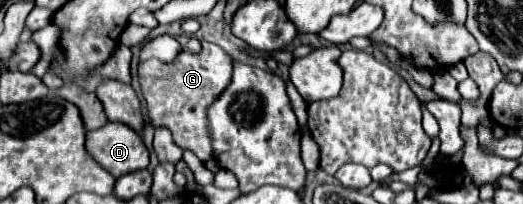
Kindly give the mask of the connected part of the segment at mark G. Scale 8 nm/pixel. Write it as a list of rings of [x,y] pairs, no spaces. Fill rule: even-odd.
[[[208,41],[202,43],[202,51],[198,55],[192,55],[186,49],[182,49],[178,59],[170,65],[160,63],[158,59],[150,59],[140,63],[138,67],[138,77],[150,111],[150,121],[156,127],[168,127],[172,131],[174,143],[182,149],[192,149],[202,163],[206,163],[212,157],[206,109],[210,109],[210,103],[214,103],[214,99],[222,95],[222,89],[230,85],[230,75],[230,55],[222,47]]]

